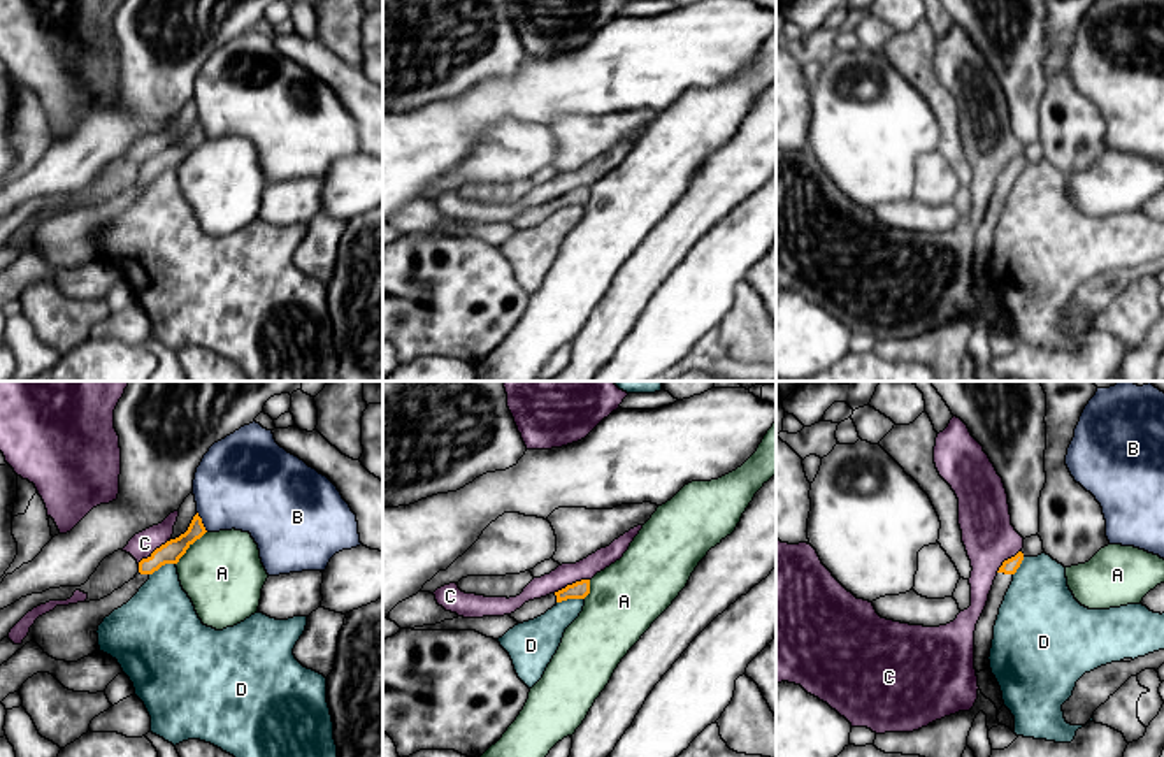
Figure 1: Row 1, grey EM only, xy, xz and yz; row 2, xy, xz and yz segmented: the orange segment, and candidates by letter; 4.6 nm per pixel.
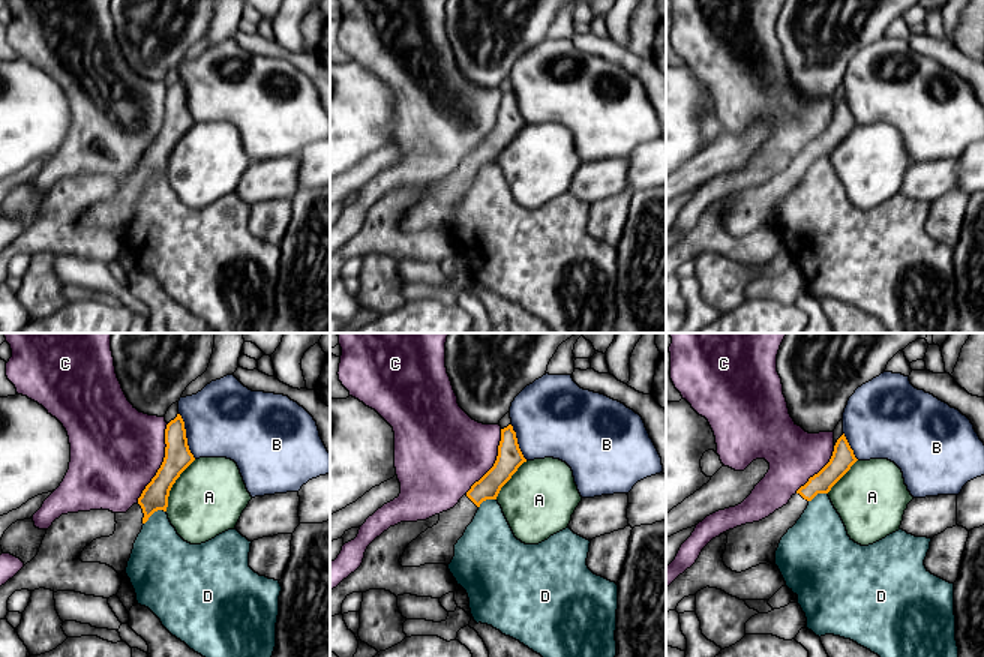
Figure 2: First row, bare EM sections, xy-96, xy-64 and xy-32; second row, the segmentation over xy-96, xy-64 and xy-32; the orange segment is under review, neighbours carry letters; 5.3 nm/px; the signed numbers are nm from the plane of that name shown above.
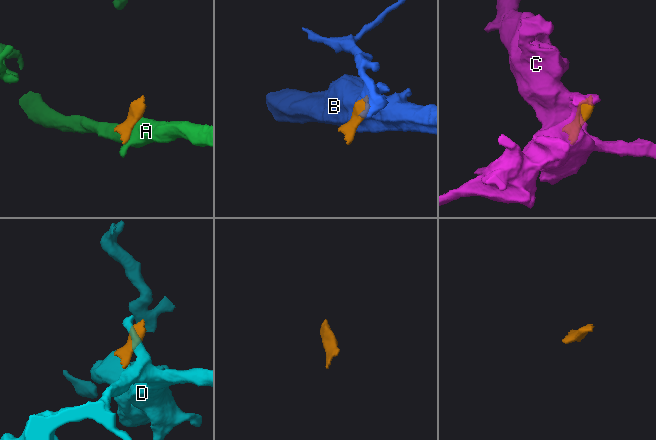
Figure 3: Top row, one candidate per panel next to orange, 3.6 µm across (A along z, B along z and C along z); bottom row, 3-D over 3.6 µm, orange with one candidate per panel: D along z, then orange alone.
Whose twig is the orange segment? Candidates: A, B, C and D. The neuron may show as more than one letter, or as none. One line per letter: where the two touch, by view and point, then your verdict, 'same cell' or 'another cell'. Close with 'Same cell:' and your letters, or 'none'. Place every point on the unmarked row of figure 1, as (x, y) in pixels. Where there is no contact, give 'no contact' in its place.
A: meets orange in xy at (188, 153); another cell
B: meets orange in xy at (201, 129); another cell
C: meets orange in xz at (573, 190); another cell
D: meets orange in xz at (569, 204); another cell
Same cell: none

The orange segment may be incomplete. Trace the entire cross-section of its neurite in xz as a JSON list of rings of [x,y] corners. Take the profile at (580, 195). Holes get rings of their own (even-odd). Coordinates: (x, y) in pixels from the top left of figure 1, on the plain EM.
[[[581,186],[572,191],[567,191],[565,195],[555,200],[525,209],[520,216],[511,220],[509,223],[514,225],[518,230],[523,230],[544,221],[548,216],[551,216],[562,207],[585,205],[588,200],[590,200],[590,186]]]

